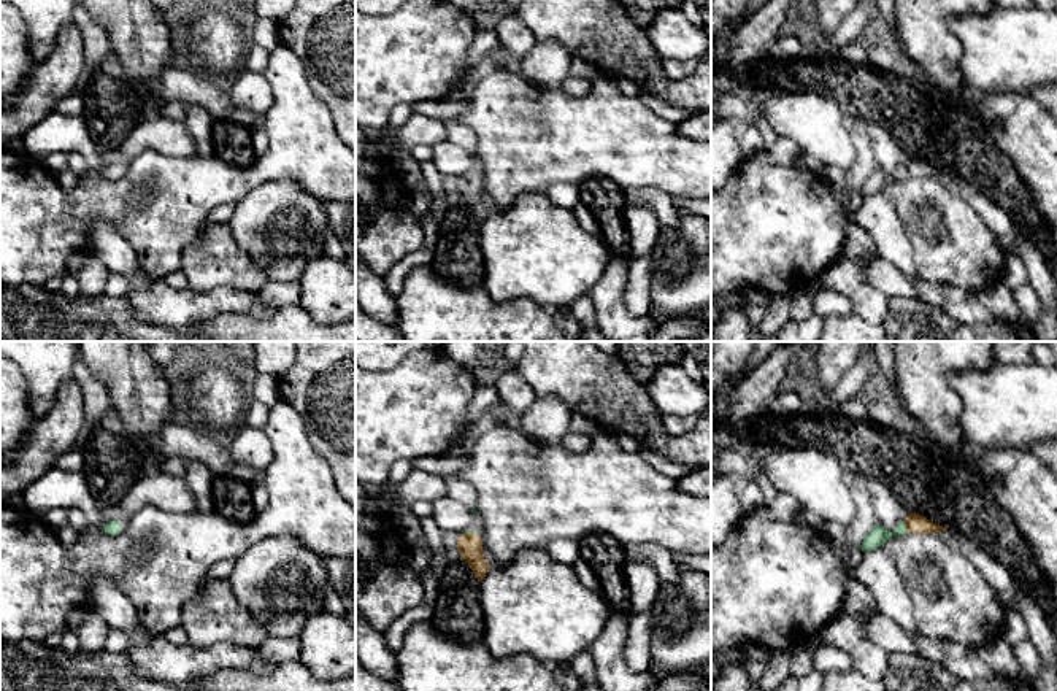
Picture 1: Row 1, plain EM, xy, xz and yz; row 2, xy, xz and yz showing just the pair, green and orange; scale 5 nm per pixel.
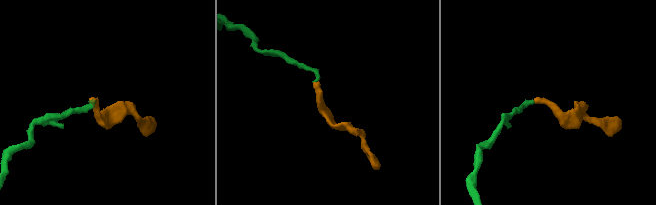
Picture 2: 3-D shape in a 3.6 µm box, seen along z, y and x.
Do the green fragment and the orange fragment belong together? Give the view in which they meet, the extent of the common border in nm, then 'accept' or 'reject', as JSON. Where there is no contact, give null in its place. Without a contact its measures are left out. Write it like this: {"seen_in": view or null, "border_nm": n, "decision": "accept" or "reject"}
{"seen_in": "yz", "border_nm": 70, "decision": "accept"}

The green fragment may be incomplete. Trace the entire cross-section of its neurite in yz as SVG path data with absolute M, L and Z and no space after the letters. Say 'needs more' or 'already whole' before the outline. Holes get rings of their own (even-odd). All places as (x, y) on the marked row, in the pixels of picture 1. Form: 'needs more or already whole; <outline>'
needs more; M909 513L903 521L900 521L895 526L894 531L887 531L881 527L879 524L874 524L859 548L863 553L868 553L884 545L892 535L901 537L905 534L935 534L941 531L947 531L947 529L927 519L925 516L919 513Z

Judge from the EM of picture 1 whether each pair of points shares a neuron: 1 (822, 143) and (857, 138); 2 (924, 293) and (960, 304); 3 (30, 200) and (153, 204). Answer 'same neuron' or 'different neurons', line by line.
1: different neurons
2: same neuron
3: same neuron

